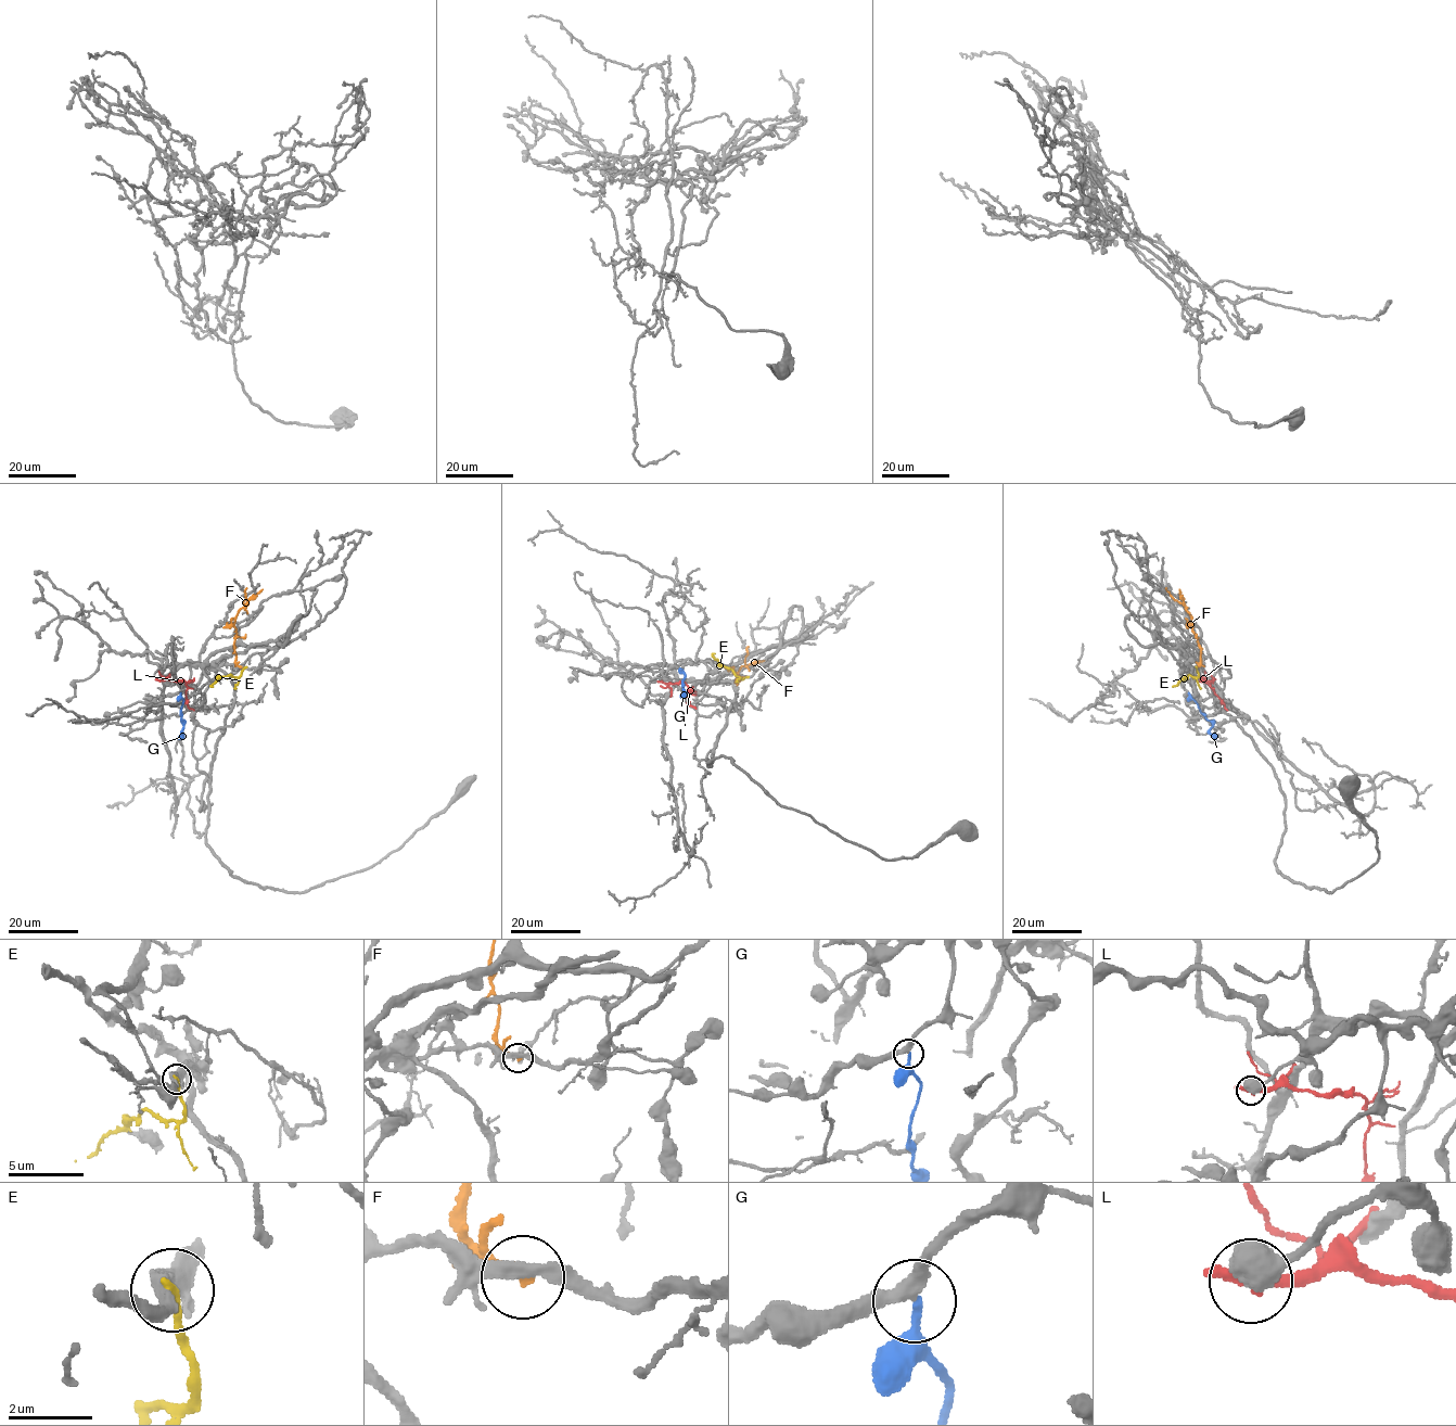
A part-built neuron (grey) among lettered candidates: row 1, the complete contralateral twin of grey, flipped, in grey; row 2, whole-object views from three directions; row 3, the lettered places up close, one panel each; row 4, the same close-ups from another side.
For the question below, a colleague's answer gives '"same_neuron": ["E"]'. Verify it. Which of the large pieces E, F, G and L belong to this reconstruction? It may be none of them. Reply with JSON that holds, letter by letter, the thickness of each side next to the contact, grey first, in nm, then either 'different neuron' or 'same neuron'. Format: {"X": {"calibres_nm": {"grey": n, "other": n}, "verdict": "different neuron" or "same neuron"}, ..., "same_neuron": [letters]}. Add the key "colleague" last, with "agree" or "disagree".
{"E": {"calibres_nm": {"grey": 320, "other": 220}, "verdict": "different neuron"}, "F": {"calibres_nm": {"grey": 320, "other": 240}, "verdict": "different neuron"}, "G": {"calibres_nm": {"grey": 320, "other": 200}, "verdict": "same neuron"}, "L": {"calibres_nm": {"grey": 550, "other": 320}, "verdict": "different neuron"}, "same_neuron": ["G"], "colleague": "disagree"}

